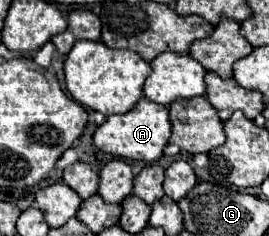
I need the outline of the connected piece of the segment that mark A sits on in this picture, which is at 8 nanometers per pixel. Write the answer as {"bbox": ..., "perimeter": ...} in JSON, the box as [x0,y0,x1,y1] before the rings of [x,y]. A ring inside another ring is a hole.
{"bbox":[92,98,170,162],"perimeter":[[[142,98],[130,112],[126,114],[112,114],[100,124],[92,136],[96,148],[102,152],[120,156],[120,158],[130,158],[130,160],[144,160],[152,162],[162,156],[164,146],[168,144],[170,138],[170,118],[168,118],[168,108],[156,102],[150,102]]]}

